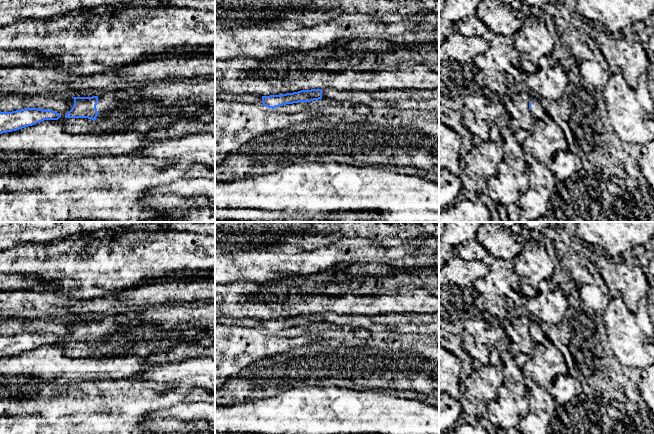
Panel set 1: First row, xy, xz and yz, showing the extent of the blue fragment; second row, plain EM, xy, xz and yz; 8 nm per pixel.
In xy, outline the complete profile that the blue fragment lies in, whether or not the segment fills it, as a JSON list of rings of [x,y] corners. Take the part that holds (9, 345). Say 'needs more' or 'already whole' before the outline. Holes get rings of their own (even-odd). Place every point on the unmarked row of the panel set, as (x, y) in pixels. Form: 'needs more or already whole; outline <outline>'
already whole; outline [[[26,332],[12,336],[0,335],[0,358],[32,350],[44,344],[59,342],[59,337],[48,333]]]

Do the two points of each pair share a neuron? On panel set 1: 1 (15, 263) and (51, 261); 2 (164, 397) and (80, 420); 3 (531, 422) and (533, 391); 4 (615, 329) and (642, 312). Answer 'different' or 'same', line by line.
1: same
2: same
3: same
4: same

